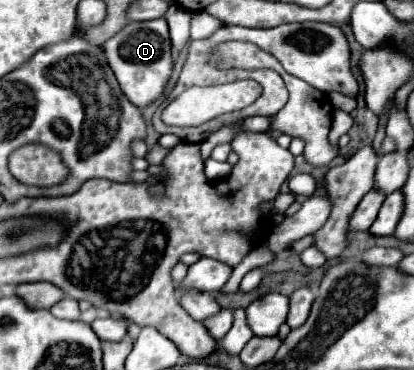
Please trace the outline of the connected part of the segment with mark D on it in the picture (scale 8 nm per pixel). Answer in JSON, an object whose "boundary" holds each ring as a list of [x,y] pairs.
{"boundary":[[[157,18],[149,22],[129,22],[121,32],[111,36],[103,44],[103,50],[121,90],[137,108],[145,108],[157,96],[161,96],[173,70],[171,40],[165,18]]]}

